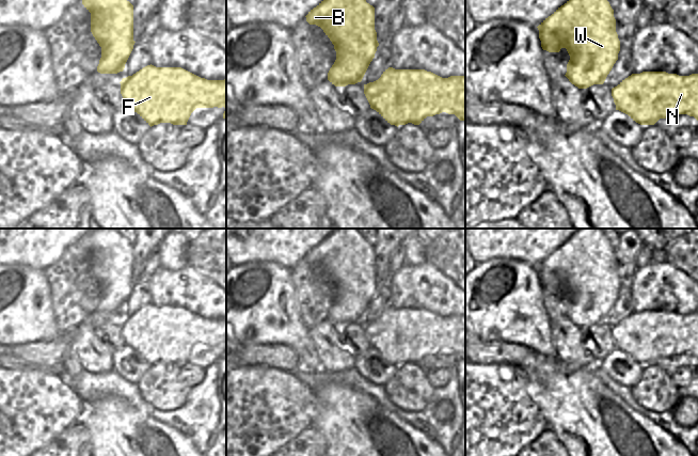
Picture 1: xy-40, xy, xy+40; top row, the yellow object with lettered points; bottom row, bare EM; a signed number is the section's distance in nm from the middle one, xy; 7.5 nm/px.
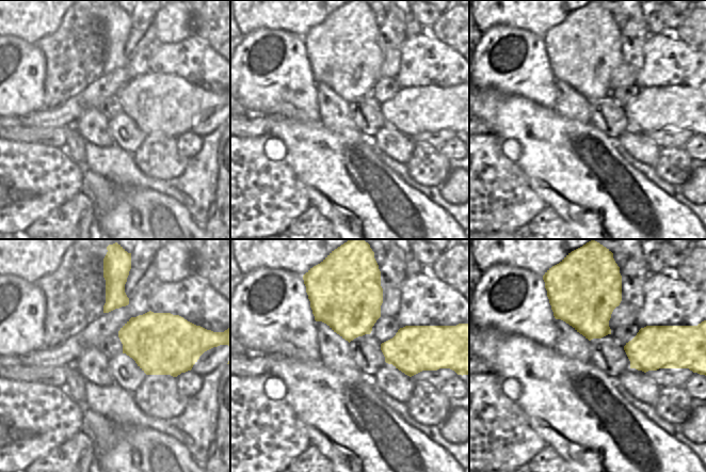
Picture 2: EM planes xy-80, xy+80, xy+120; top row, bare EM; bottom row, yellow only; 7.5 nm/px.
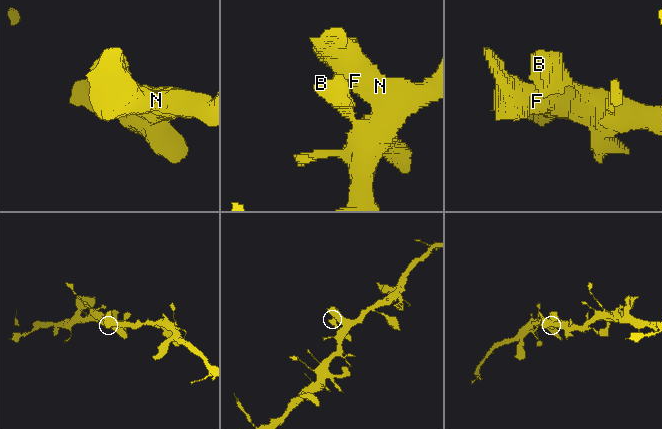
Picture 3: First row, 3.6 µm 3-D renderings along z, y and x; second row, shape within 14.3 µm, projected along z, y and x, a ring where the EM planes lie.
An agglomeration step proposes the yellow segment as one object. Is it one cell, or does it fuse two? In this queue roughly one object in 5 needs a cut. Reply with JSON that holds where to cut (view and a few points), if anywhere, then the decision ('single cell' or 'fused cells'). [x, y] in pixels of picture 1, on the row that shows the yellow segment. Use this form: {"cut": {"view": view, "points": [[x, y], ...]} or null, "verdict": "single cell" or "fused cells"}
{"cut": null, "verdict": "single cell"}

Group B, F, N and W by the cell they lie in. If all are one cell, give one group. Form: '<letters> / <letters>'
B F N W

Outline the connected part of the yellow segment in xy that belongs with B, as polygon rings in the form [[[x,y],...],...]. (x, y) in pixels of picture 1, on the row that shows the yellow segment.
[[[323,0],[305,17],[310,25],[320,27],[334,45],[336,60],[328,73],[328,80],[335,87],[361,82],[379,46],[375,7],[366,0]]]

